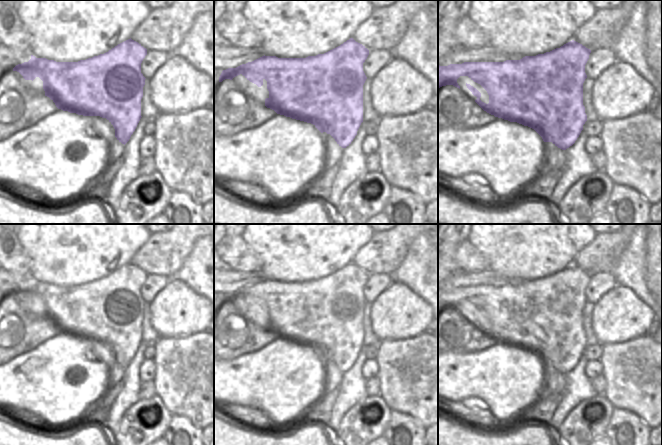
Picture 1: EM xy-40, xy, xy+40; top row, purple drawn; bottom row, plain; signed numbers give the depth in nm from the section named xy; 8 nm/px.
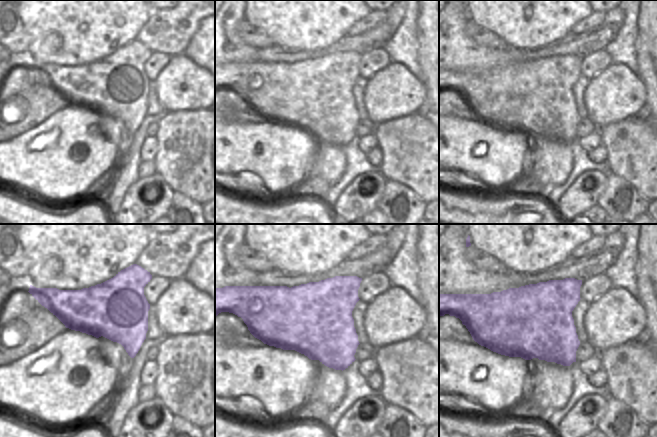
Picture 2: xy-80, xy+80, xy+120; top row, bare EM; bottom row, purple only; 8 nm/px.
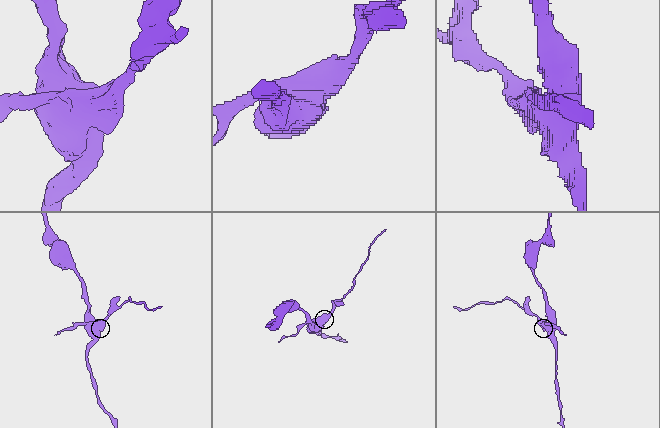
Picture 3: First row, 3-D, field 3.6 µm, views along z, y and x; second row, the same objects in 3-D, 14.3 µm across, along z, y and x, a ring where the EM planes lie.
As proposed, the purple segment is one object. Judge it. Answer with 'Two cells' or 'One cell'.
Two cells

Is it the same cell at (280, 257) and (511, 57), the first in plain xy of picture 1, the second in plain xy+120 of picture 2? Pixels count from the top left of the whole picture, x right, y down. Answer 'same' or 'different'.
different

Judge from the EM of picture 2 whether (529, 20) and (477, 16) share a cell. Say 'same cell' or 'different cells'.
same cell

